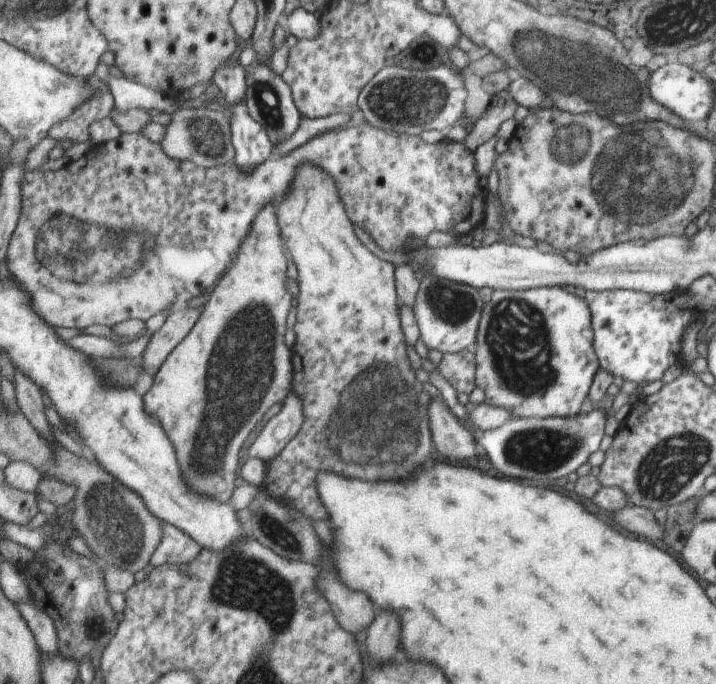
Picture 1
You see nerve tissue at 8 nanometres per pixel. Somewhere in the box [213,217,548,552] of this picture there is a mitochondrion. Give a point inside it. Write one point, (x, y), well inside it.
(384, 427)

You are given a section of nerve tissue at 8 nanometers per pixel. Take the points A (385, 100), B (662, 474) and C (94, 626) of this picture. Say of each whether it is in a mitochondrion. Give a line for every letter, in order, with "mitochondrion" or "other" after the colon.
A: mitochondrion
B: mitochondrion
C: mitochondrion

